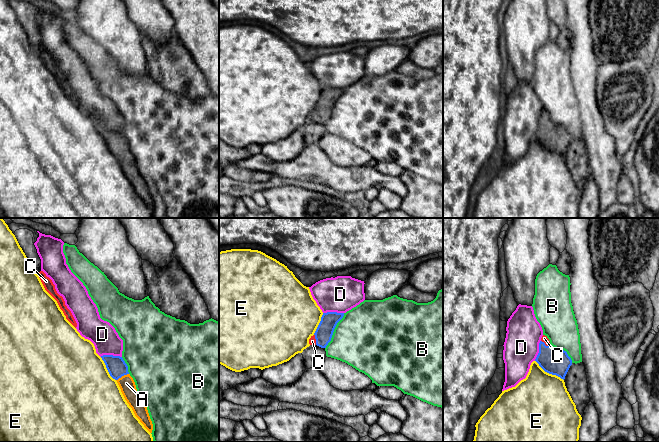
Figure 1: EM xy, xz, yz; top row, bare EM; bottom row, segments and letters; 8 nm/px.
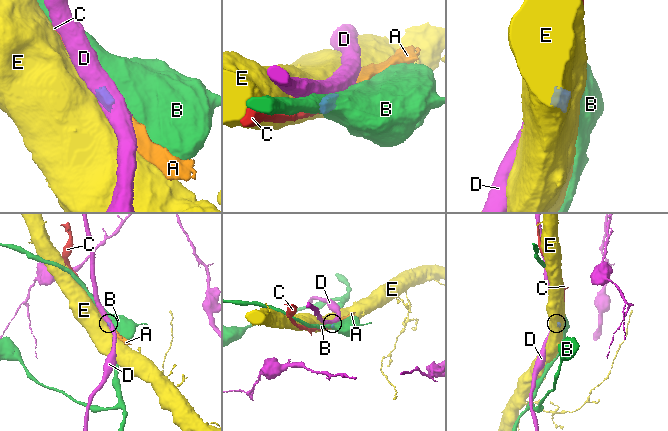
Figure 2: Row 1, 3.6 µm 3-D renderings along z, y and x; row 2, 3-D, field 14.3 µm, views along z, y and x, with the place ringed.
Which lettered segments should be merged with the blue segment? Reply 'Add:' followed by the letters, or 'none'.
Add: A, C

